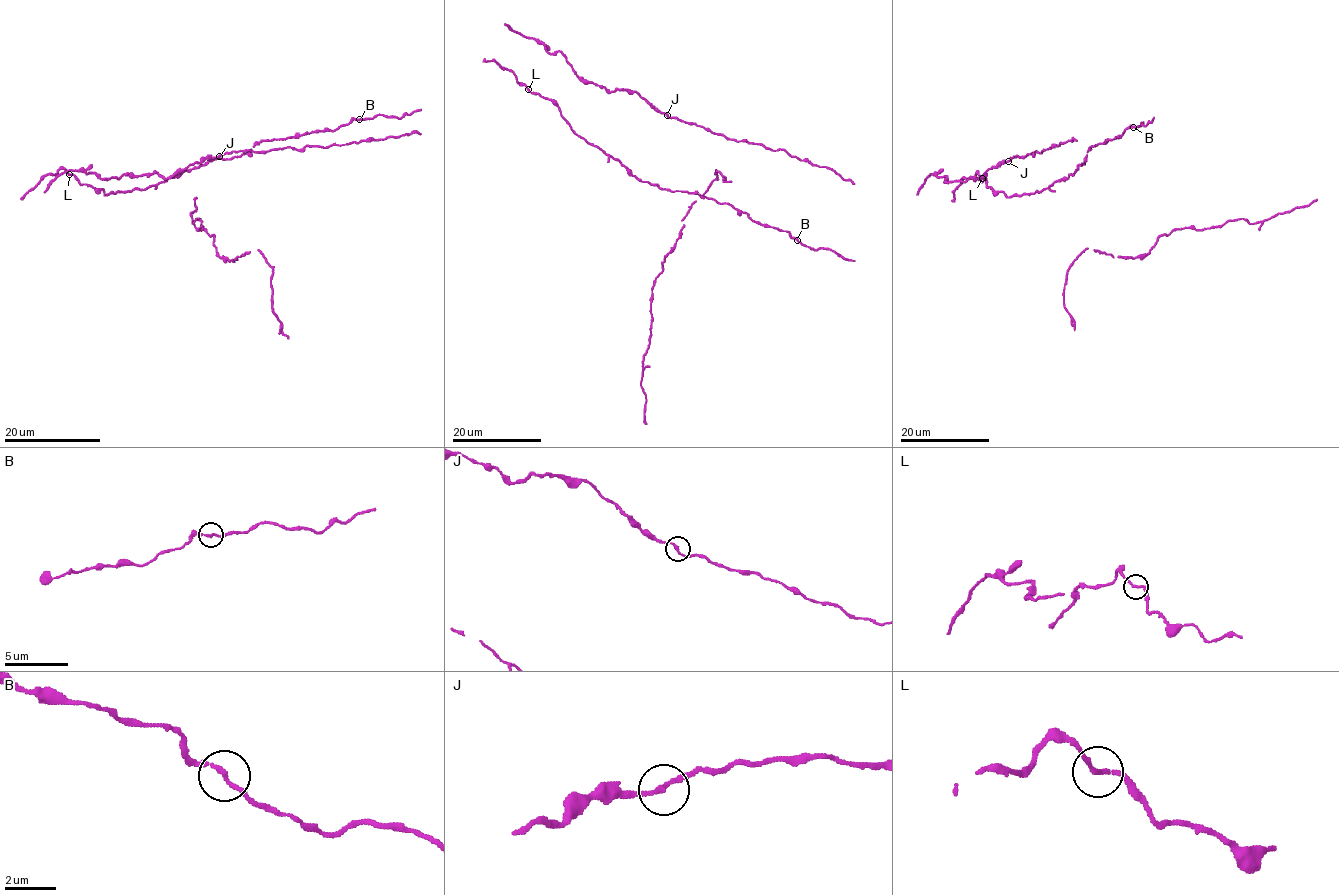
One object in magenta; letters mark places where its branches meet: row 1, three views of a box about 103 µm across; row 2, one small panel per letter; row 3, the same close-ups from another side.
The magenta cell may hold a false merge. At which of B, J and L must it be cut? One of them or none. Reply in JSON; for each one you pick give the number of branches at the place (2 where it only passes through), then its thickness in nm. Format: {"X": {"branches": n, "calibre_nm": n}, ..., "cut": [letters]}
{"cut": []}

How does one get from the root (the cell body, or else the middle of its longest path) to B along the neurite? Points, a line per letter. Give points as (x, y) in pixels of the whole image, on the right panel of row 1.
B: (987, 181), (988, 187), (1008, 197), (1041, 191), (1072, 175), (1085, 164), (1091, 147), (1120, 137), (1132, 127)

